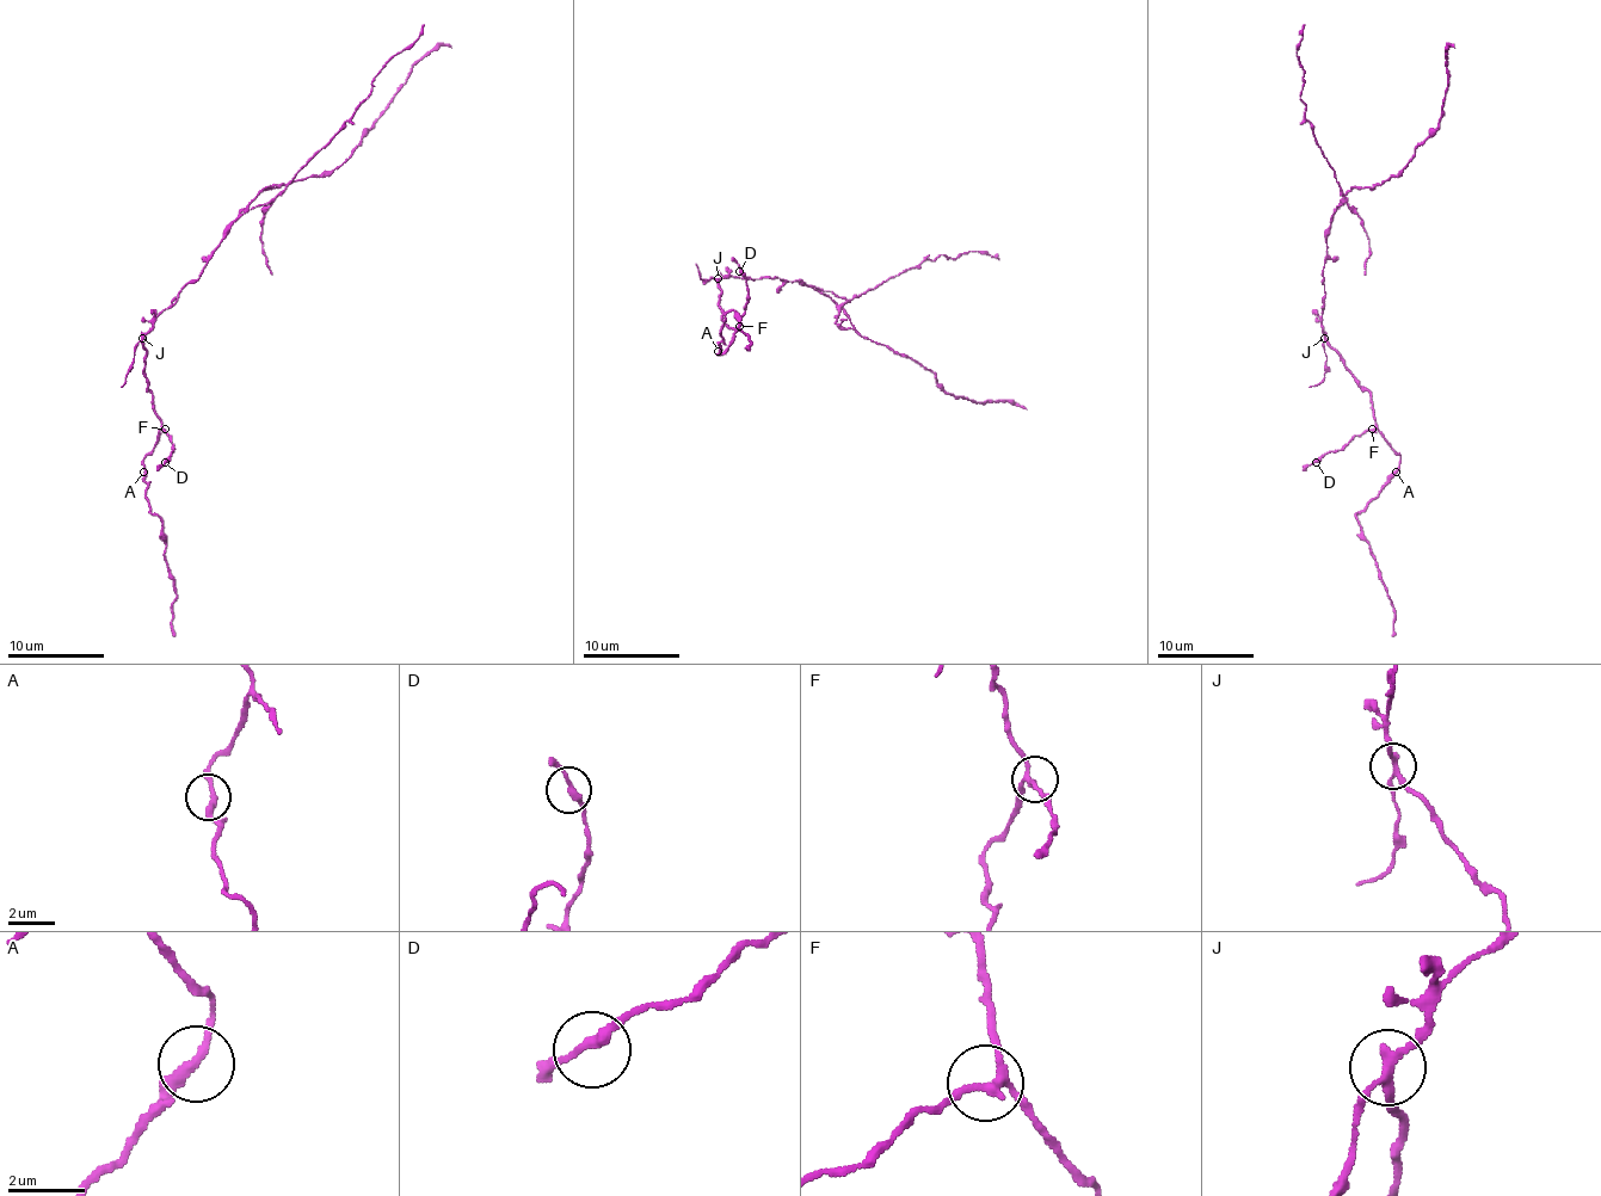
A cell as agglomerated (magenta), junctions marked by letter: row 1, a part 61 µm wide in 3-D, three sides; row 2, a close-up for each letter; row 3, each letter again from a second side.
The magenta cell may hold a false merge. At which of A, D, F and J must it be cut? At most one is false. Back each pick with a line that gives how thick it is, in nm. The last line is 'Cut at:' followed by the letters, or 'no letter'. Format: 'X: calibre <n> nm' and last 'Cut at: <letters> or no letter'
J: calibre 200 nm
Cut at: J

